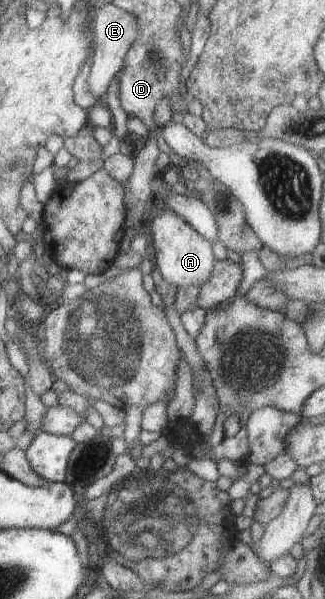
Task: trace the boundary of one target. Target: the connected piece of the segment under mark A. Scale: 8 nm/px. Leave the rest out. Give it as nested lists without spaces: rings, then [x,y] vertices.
[[[162,211],[151,222],[150,230],[153,234],[153,251],[155,251],[155,264],[160,275],[168,285],[175,285],[178,289],[183,287],[199,287],[207,277],[211,277],[214,263],[212,245],[204,239],[181,215],[175,211]]]

